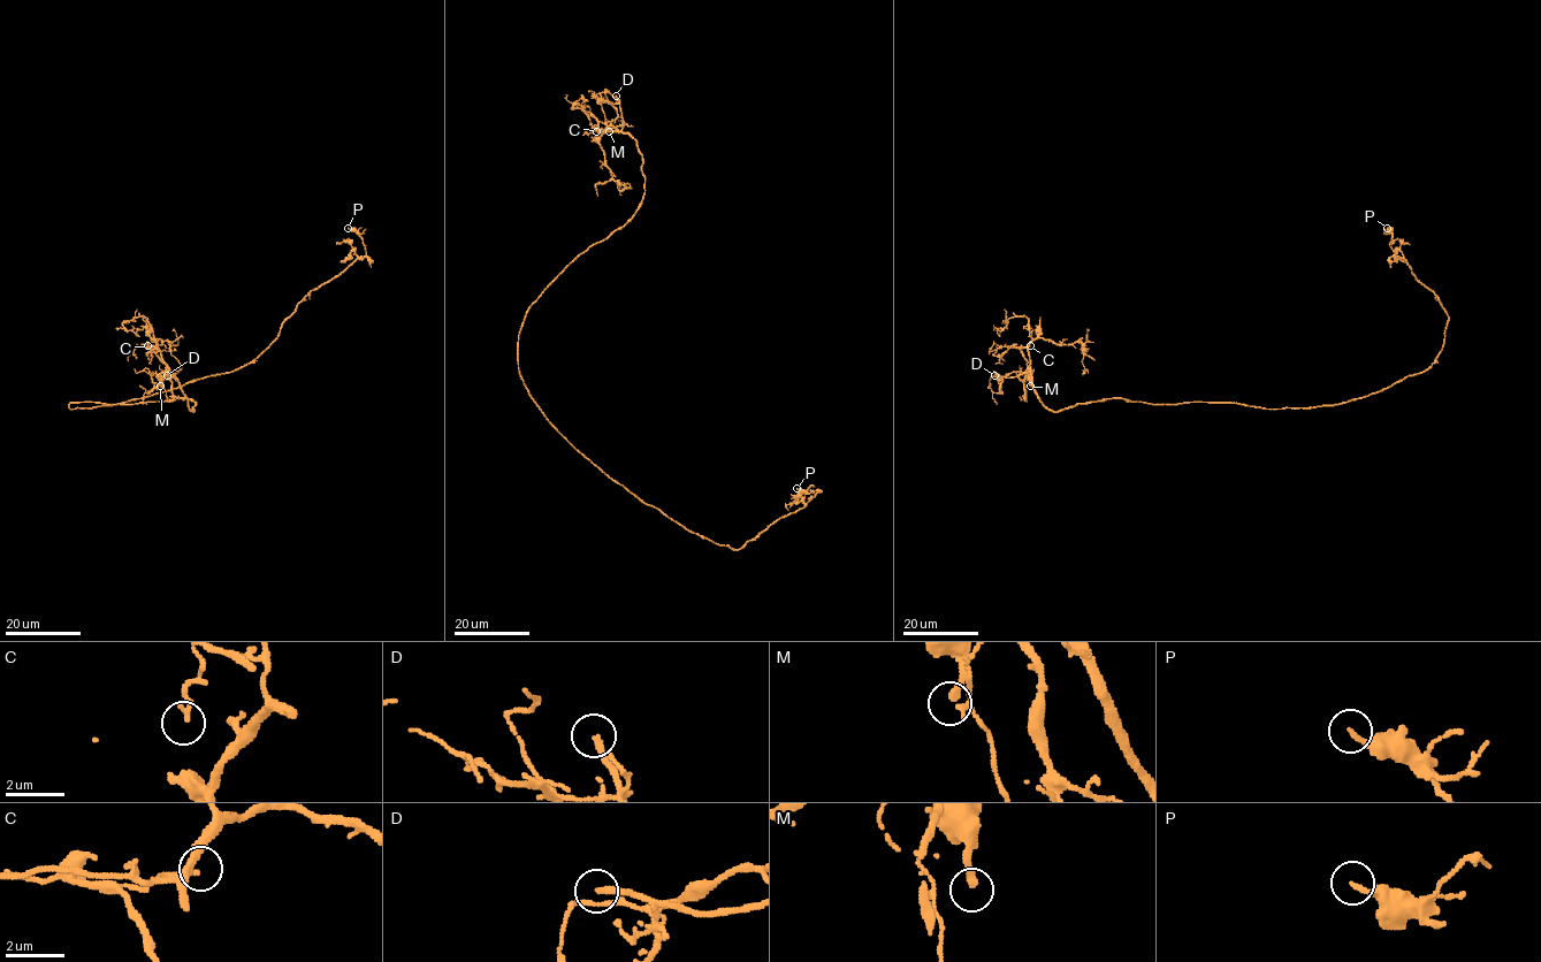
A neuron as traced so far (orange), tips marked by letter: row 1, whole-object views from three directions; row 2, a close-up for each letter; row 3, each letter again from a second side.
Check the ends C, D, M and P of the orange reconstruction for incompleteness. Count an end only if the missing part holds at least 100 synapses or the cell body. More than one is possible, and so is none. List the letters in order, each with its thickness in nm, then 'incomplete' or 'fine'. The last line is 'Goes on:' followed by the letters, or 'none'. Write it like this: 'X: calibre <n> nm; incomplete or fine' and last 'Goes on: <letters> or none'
C: calibre 160 nm; fine
D: calibre 220 nm; incomplete
M: calibre 260 nm; fine
P: calibre 160 nm; fine
Goes on: D

